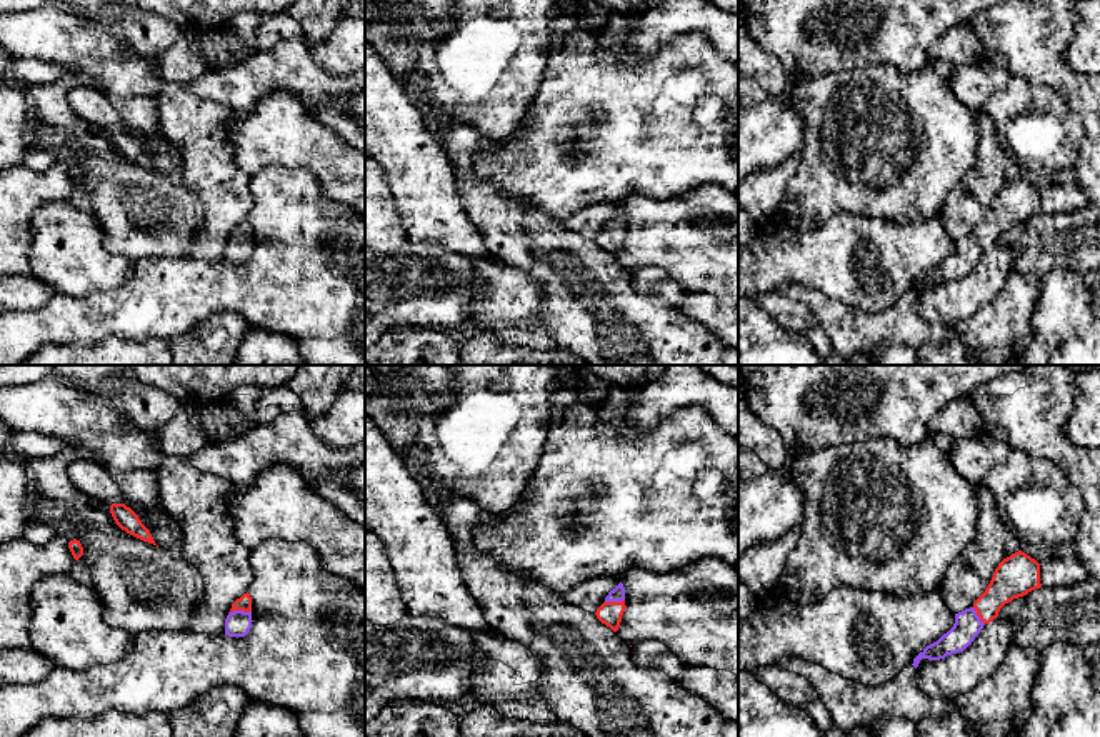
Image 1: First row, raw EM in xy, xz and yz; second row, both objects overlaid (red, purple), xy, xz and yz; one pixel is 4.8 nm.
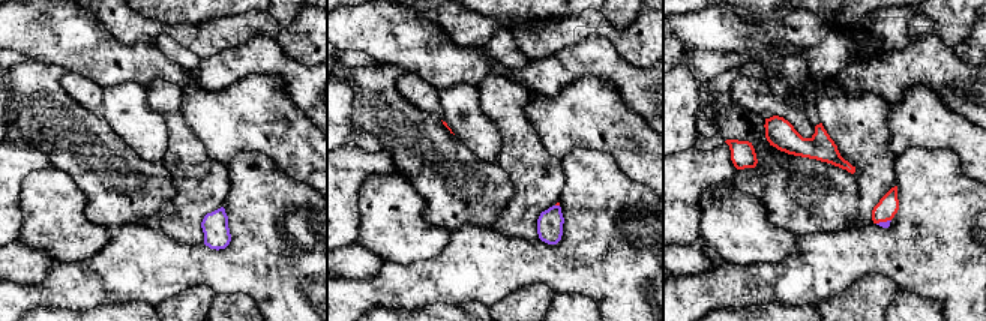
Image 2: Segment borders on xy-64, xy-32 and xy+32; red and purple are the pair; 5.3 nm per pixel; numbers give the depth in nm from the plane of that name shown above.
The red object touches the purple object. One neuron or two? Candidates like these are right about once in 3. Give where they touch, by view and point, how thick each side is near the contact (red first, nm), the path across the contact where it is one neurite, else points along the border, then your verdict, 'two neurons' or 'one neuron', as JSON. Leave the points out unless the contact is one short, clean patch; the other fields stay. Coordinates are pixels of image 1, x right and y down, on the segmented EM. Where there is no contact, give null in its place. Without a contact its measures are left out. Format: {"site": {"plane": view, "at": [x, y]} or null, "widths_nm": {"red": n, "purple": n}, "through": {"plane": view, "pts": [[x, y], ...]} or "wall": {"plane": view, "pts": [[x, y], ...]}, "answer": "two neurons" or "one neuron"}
{"site": {"plane": "xy", "at": [239, 609]}, "widths_nm": {"red": 70, "purple": 130}, "through": {"plane": "xy", "pts": [[244, 602], [239, 609], [237, 624]]}, "answer": "one neuron"}

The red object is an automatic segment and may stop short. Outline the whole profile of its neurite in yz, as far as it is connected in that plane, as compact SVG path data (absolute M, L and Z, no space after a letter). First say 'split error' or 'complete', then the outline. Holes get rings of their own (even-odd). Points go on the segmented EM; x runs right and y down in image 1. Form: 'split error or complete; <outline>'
split error; M1022 550L1003 559L995 569L985 592L970 609L955 614L953 627L937 642L927 645L913 659L912 665L917 669L922 659L940 660L947 655L963 652L983 625L998 617L1005 604L1040 587L1040 564L1035 559Z

